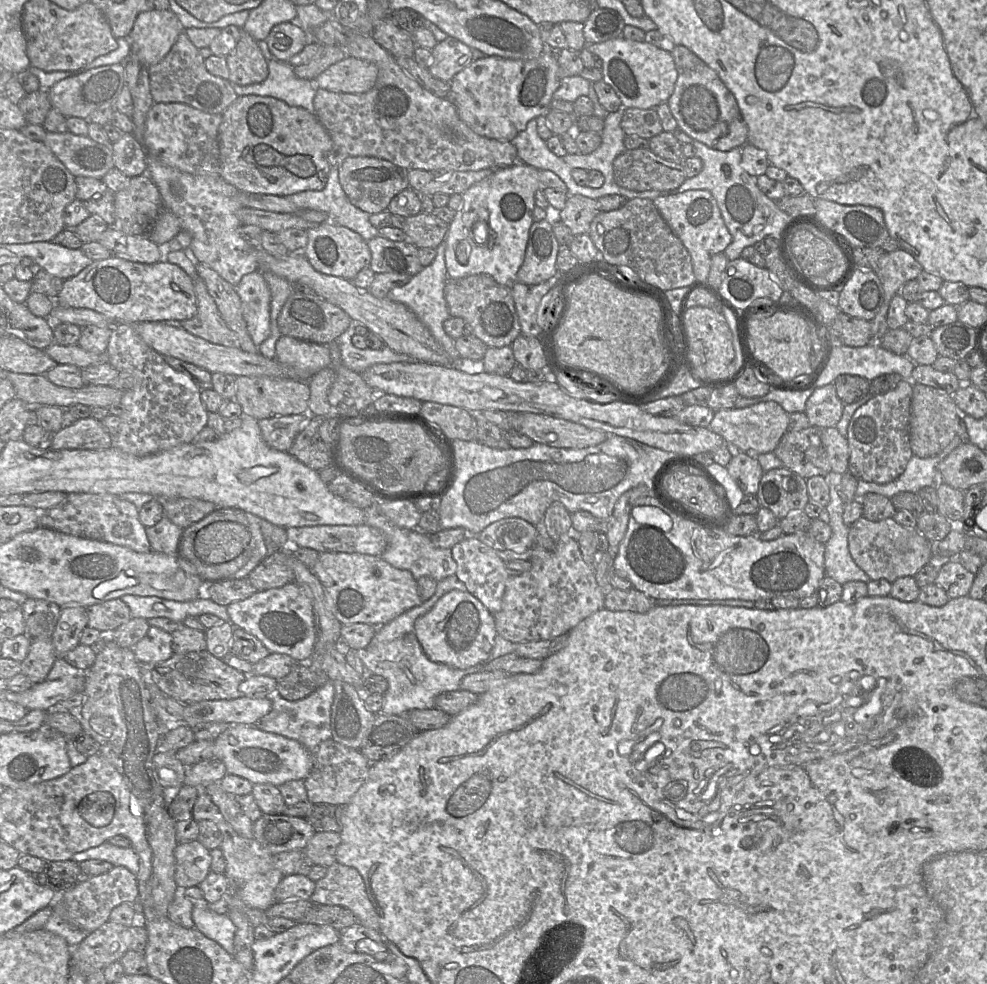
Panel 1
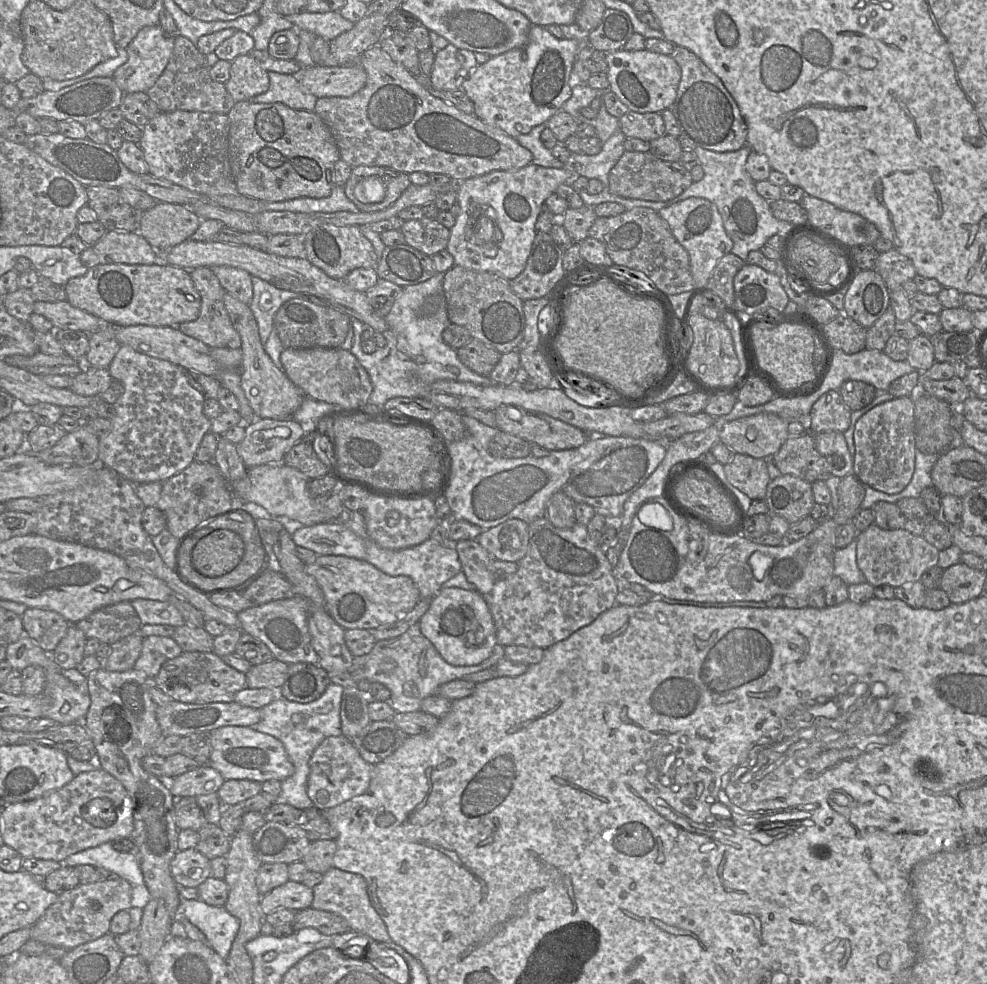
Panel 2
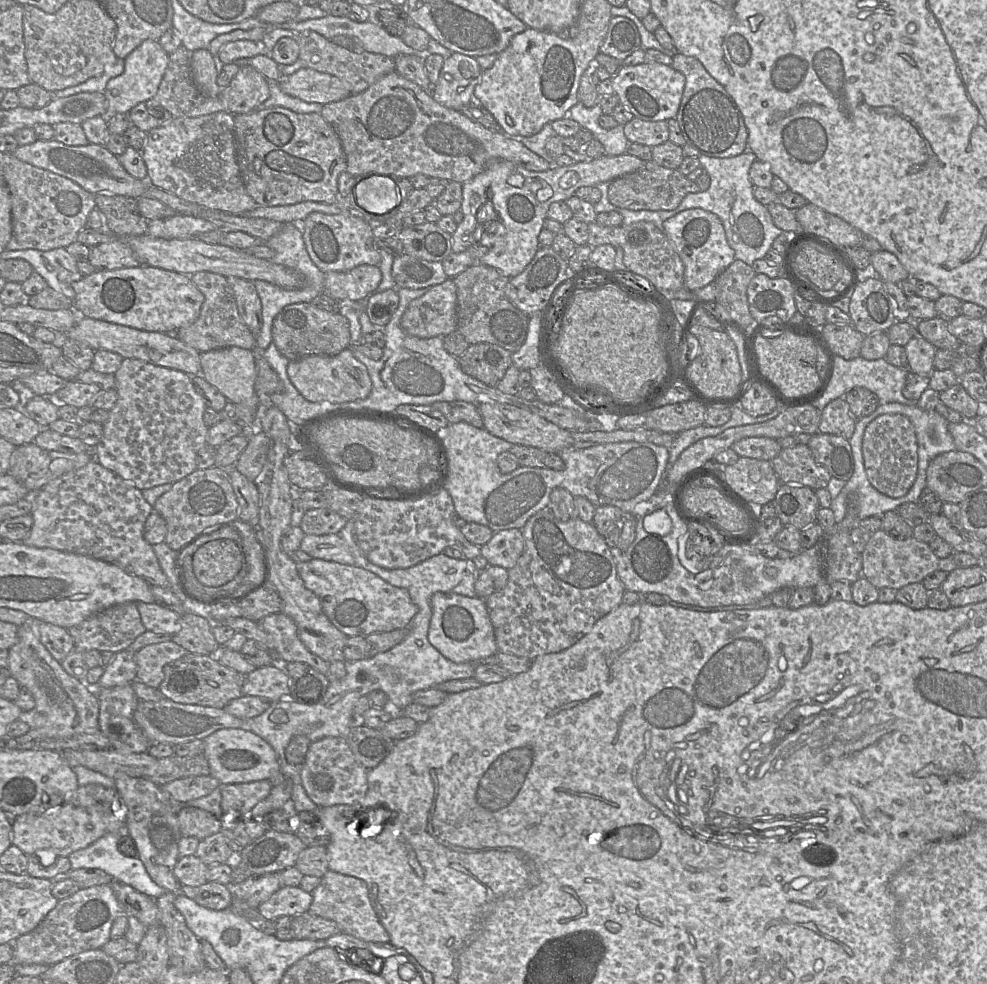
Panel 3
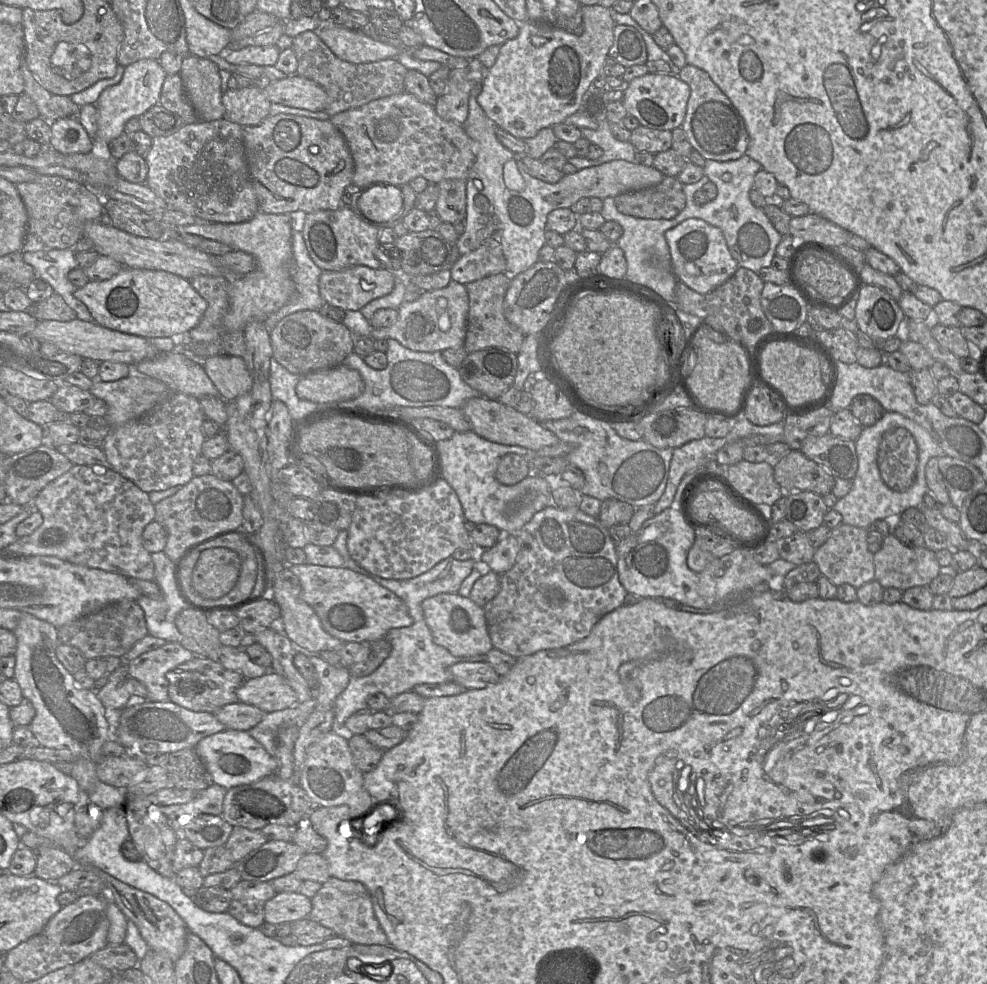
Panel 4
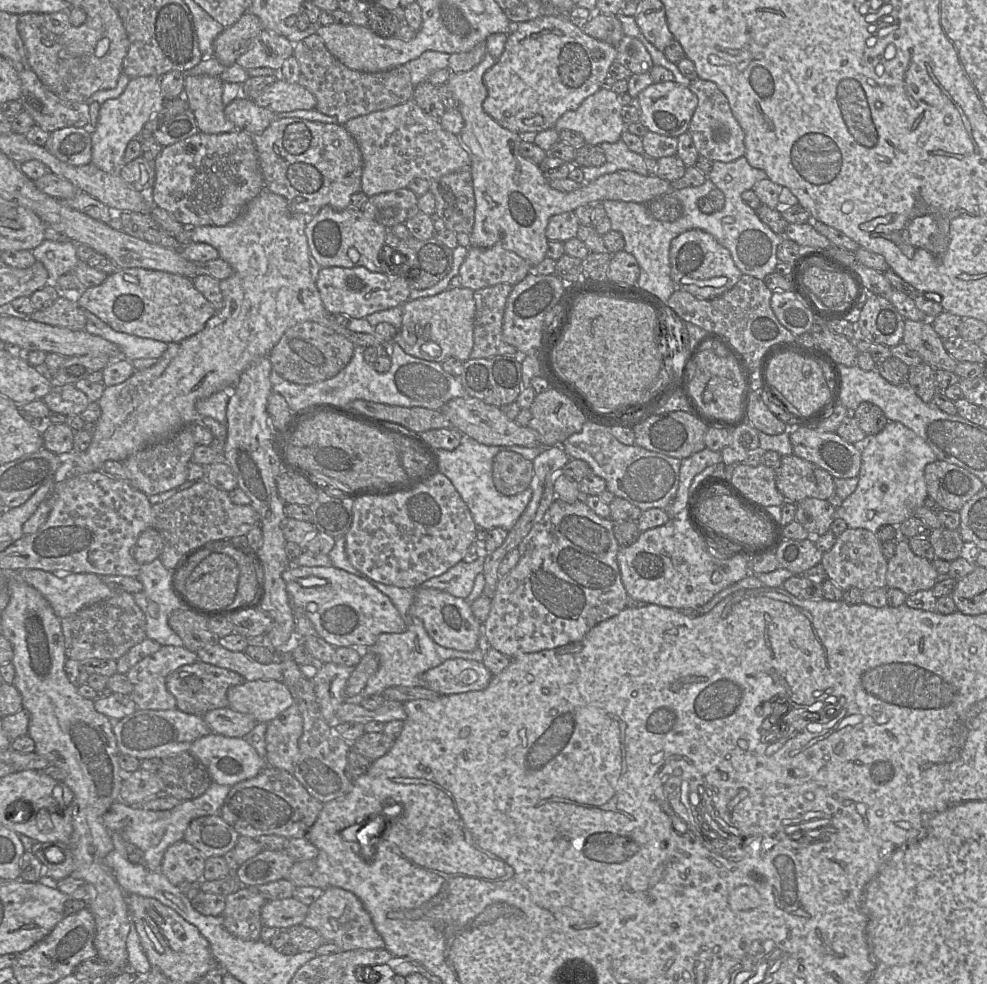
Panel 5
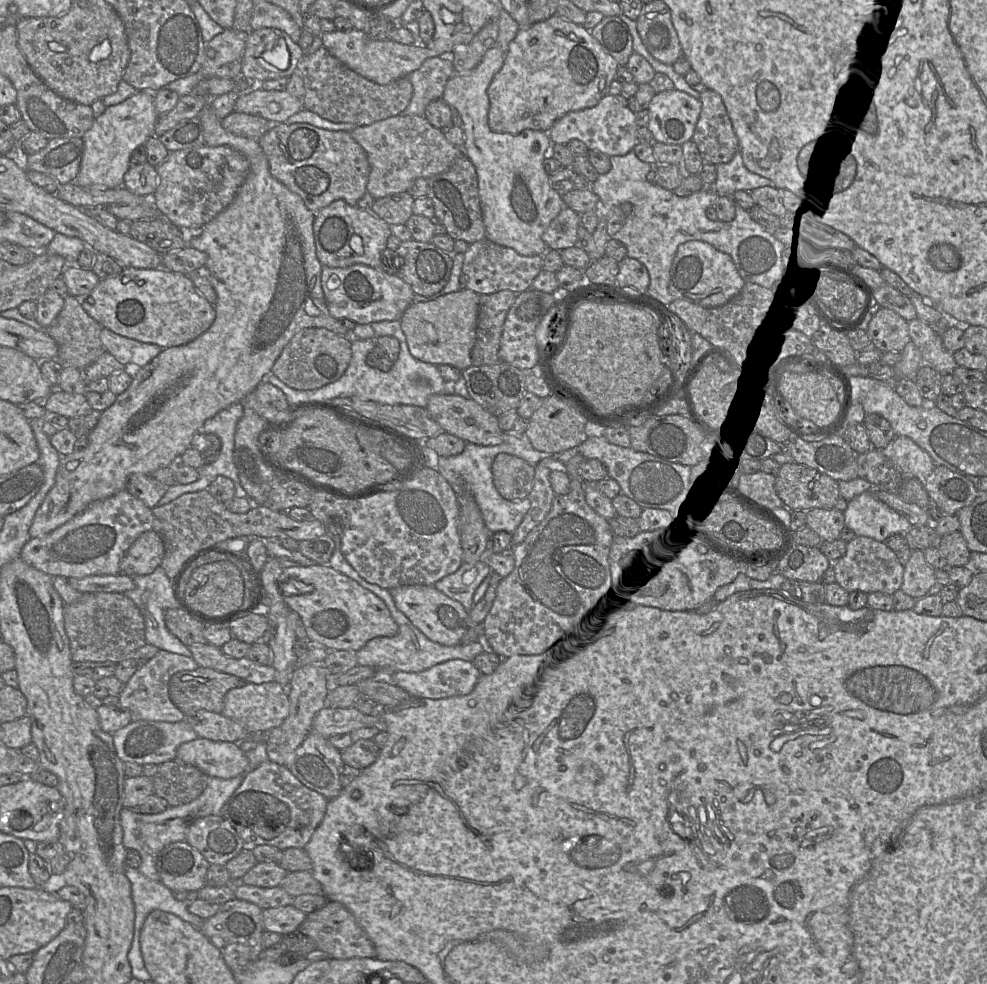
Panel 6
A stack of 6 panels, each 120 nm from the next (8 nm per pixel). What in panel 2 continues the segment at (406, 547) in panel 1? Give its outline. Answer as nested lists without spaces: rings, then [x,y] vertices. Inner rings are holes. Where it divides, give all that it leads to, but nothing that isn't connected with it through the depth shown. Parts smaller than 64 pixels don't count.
[[[362,511],[346,513],[345,524],[363,540],[366,551],[365,561],[389,576],[407,576],[411,578],[419,590],[421,599],[432,599],[441,591],[442,585],[446,581],[462,571],[457,551],[444,547],[431,539],[401,550],[390,550],[378,546],[368,536]]]

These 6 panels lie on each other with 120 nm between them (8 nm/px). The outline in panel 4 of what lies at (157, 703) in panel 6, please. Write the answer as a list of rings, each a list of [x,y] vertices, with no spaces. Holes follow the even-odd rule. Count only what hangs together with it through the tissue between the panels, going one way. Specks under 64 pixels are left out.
[[[167,642],[127,663],[128,676],[145,685],[148,701],[168,701],[166,673],[194,657],[195,655],[180,643]]]

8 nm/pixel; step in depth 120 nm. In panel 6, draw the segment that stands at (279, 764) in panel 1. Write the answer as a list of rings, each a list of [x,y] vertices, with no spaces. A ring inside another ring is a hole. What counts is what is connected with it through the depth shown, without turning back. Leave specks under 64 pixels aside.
[[[206,738],[181,744],[176,758],[186,764],[197,767],[208,777],[231,779],[242,773],[248,773],[249,761],[238,743],[212,741]]]

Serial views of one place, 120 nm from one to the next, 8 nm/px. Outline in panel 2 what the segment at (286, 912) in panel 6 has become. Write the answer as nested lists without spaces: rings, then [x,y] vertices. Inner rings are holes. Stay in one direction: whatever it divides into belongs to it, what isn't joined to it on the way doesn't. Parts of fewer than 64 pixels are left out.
[[[289,880],[262,896],[260,909],[263,915],[268,915],[279,909],[300,911],[312,906],[313,896],[313,889],[302,882]]]

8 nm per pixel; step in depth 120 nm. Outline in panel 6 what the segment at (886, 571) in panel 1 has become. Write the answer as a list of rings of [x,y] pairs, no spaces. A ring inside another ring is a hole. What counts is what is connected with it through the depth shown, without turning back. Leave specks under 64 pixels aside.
[[[912,550],[908,562],[904,565],[901,590],[919,599],[928,595],[929,589],[936,583],[935,569],[929,565],[923,550]]]

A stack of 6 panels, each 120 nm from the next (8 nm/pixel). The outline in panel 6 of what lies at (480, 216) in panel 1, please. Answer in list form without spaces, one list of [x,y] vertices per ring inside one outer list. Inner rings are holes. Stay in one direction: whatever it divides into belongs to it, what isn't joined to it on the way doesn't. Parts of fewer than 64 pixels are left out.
[[[498,45],[488,49],[474,69],[455,73],[447,81],[442,99],[458,111],[463,122],[465,142],[462,149],[476,169],[485,238],[498,245],[512,248],[522,256],[543,256],[548,248],[542,240],[542,235],[552,220],[566,206],[563,197],[550,186],[549,175],[544,169],[544,160],[551,157],[551,147],[554,144],[548,132],[525,129],[519,134],[498,133],[492,131],[489,126],[490,102],[487,89],[494,75],[503,66],[505,55],[506,52]]]

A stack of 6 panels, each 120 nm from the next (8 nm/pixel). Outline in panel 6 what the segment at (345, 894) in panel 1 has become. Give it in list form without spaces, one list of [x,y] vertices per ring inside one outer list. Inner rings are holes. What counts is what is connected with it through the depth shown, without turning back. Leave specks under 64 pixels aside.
[[[328,901],[327,904],[307,915],[298,930],[310,937],[319,950],[329,954],[330,959],[375,958],[376,949],[352,912],[343,904]]]

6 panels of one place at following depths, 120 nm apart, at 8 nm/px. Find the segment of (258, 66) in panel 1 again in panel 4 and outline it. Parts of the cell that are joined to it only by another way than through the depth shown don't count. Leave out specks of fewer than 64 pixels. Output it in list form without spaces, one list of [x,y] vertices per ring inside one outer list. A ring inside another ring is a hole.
[[[263,88],[228,89],[222,95],[225,117],[241,126],[255,126],[270,115],[271,102]]]

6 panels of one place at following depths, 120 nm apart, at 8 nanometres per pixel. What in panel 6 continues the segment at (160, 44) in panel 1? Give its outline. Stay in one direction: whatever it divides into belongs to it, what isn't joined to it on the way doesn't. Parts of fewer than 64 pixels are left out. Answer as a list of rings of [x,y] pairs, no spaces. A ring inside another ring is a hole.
[[[137,91],[125,101],[106,107],[104,113],[95,118],[92,127],[85,132],[84,153],[75,183],[82,187],[105,186],[118,188],[123,186],[124,175],[130,168],[132,152],[154,135],[159,118],[155,109],[154,93]]]

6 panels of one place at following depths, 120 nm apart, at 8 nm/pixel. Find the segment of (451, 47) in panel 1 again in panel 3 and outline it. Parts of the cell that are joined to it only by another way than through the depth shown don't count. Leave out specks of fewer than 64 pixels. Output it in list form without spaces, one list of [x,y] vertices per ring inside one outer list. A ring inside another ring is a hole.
[[[453,52],[444,59],[439,79],[431,85],[431,95],[443,106],[461,112],[473,99],[482,72],[475,57]]]

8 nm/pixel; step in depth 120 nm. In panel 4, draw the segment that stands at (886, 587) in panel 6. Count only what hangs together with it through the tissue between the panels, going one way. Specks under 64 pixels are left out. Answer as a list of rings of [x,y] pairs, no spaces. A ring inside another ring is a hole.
[[[841,524],[832,529],[828,539],[815,550],[813,562],[819,567],[821,575],[834,585],[850,584],[859,588],[874,580],[874,553],[870,552],[867,543],[868,529]]]

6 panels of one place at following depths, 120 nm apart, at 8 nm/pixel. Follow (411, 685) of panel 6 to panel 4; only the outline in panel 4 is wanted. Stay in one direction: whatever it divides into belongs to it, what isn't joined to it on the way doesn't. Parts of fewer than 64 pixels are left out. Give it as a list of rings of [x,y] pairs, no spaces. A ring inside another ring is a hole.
[[[461,662],[449,667],[452,681],[467,690],[482,689],[499,681],[500,676],[493,667],[484,662]]]

